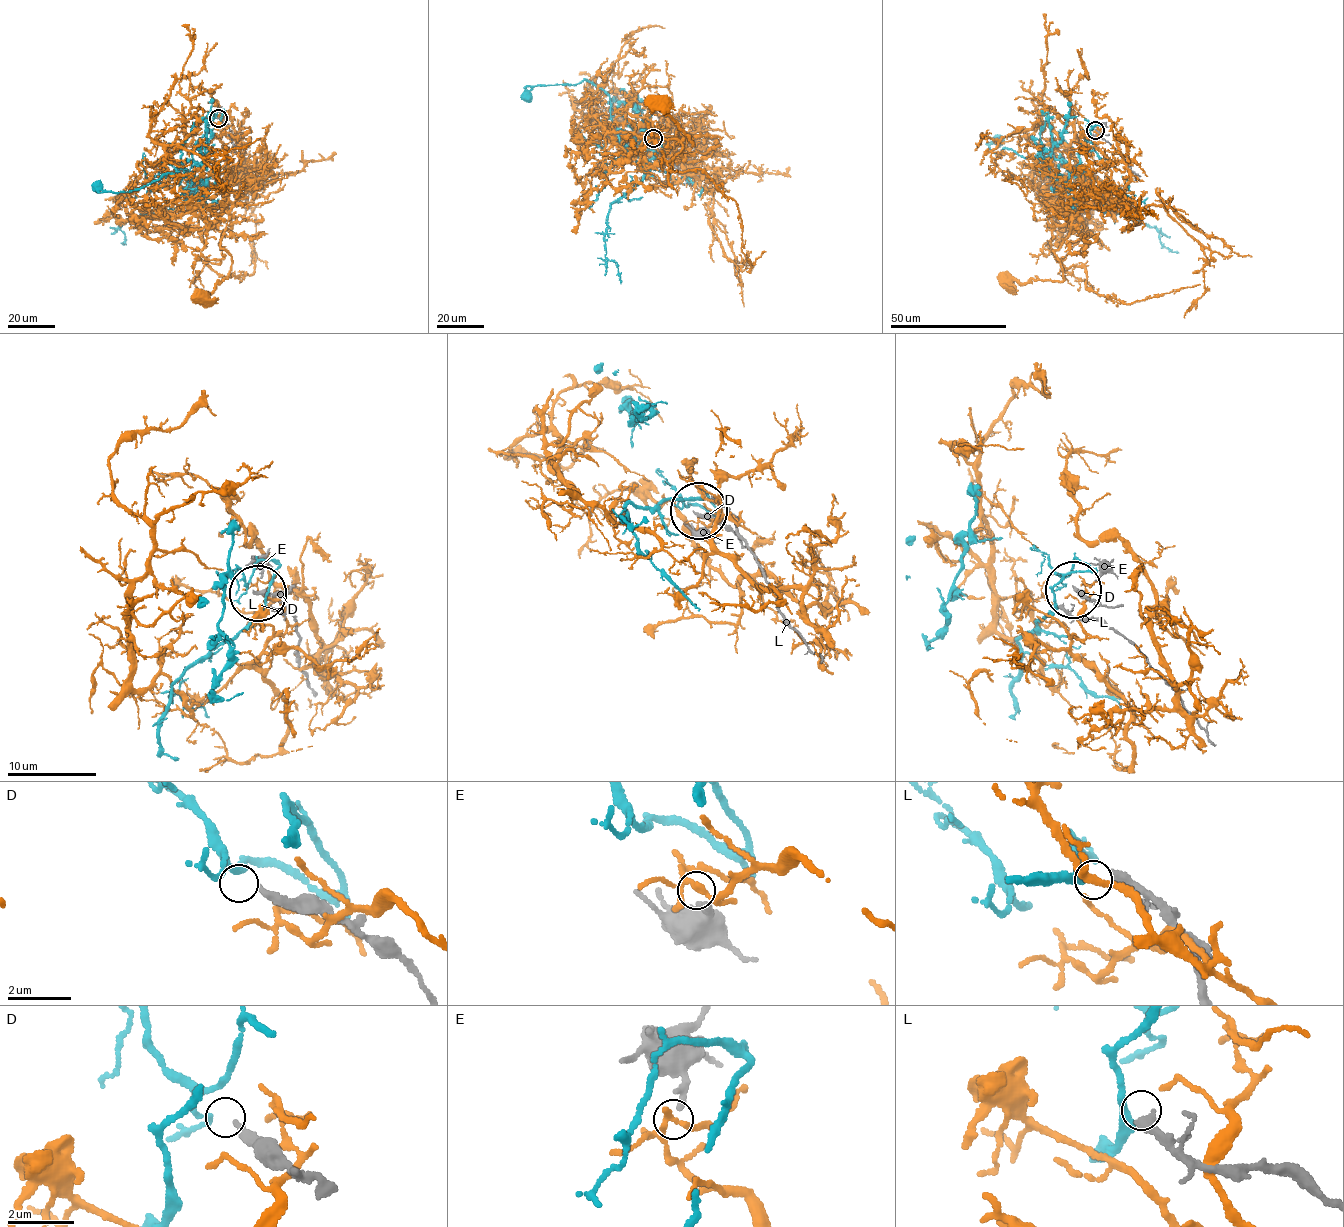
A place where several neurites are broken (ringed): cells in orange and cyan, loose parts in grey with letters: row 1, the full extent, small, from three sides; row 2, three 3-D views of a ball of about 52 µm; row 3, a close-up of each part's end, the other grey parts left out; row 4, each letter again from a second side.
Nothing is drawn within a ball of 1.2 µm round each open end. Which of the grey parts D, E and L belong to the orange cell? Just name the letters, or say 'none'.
none

